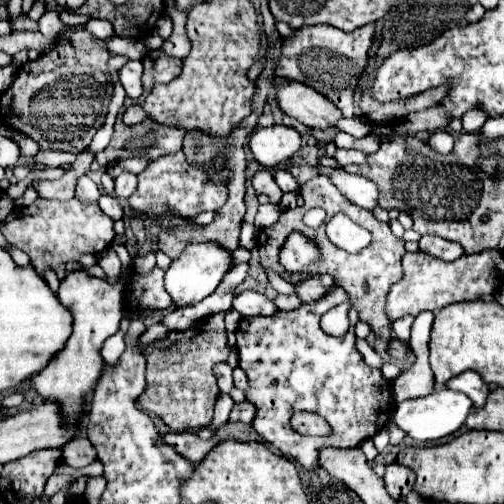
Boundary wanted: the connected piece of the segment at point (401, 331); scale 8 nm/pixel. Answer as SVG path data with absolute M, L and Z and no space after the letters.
M403 316L399 320L393 322L393 332L399 340L409 340L409 328L413 324L413 318L411 316Z

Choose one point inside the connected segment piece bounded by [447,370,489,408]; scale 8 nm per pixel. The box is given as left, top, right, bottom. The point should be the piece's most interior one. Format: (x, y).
(470, 383)

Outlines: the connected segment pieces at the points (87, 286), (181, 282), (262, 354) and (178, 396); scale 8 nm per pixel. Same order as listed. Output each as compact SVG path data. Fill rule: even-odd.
M71 272L61 282L57 298L73 316L73 332L65 342L65 348L49 360L47 368L31 376L31 386L43 400L55 402L61 410L63 426L71 432L77 432L79 422L89 412L93 390L105 368L105 362L101 358L103 342L119 330L123 288L121 284L111 286L107 284L107 280L89 276L87 272Z
M189 244L185 252L171 262L171 266L165 272L165 290L171 296L171 300L181 308L189 306L193 302L201 302L205 296L209 296L227 270L231 268L231 254L217 244Z
M339 288L339 292L331 292L331 296L327 296L327 300L319 300L319 304L303 304L303 308L297 308L295 312L279 310L279 312L275 312L275 316L243 318L241 326L237 330L237 346L235 348L239 354L239 366L245 370L247 378L249 378L249 390L245 396L257 410L253 428L273 448L277 448L285 458L297 460L305 470L313 470L317 466L317 448L321 448L321 446L335 446L335 448L359 446L363 440L367 440L377 430L381 430L395 412L395 400L391 400L389 382L383 380L379 370L371 370L363 362L363 356L359 354L359 350L355 346L353 328L359 322L357 310L353 306L349 308L351 326L349 326L347 334L341 338L327 336L319 326L319 320L327 310L331 310L333 306L343 304L347 300L349 300L347 292L343 288ZM383 408L385 408L385 424L377 424L377 418ZM295 410L317 412L319 416L323 416L329 422L331 434L325 438L297 434L289 424L289 418Z
M215 312L209 314L201 320L197 320L191 328L187 330L171 330L163 340L155 340L143 350L143 356L147 358L147 388L139 396L139 404L143 410L157 414L171 430L175 432L185 432L191 428L205 428L209 426L213 418L213 404L219 396L217 388L217 376L215 376L215 366L219 362L225 362L229 356L227 348L227 334L225 334L225 312Z

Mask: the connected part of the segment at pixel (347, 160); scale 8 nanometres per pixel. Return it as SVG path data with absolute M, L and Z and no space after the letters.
M337 150L333 156L341 166L349 166L349 164L367 164L367 154L361 150Z

